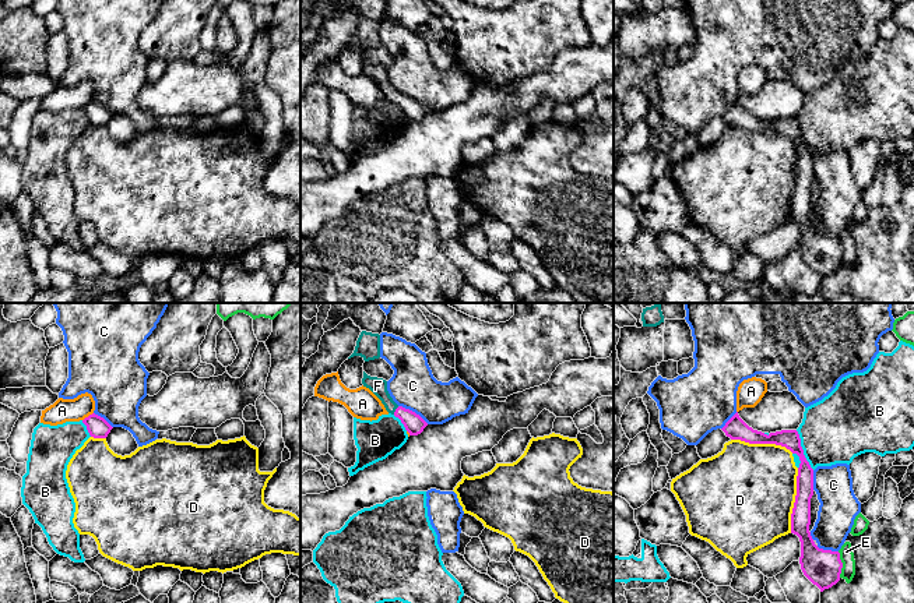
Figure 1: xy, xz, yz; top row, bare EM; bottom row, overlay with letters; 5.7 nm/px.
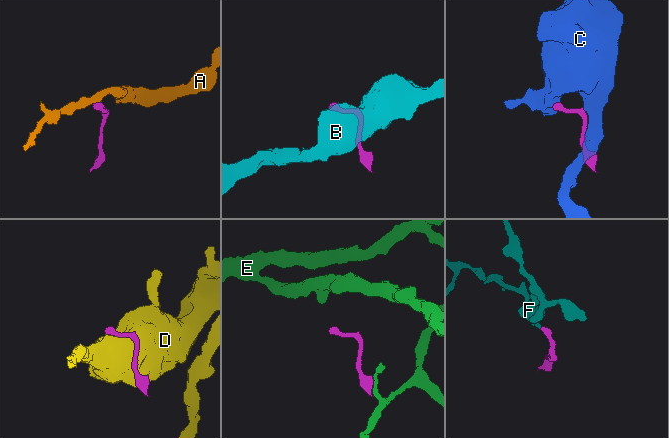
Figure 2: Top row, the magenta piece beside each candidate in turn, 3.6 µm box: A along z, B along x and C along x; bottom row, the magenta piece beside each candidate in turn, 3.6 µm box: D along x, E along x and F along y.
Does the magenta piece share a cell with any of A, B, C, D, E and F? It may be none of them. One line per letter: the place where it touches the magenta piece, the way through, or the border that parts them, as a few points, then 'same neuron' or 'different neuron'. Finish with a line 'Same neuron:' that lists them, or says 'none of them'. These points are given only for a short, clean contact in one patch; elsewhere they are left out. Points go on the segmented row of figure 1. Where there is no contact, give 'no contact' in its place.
A: contact xy (88, 416); border xy (92, 412), (83, 420); different neuron
B: contact yz (802, 450); different neuron
C: contact xz (414, 412); different neuron
D: contact yz (795, 500); different neuron
E: contact yz (842, 564); border yz (837, 552), (842, 560), (840, 577); different neuron
F: contact xz (396, 411); way xz (414, 423), (396, 411), (378, 385); same neuron
Same neuron: F

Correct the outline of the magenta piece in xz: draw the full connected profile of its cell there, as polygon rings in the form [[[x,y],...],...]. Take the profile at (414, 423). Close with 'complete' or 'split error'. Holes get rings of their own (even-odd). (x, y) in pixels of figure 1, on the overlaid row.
[[[363,371],[363,387],[369,388],[384,405],[386,410],[401,420],[409,436],[418,436],[423,431],[428,423],[415,412],[398,406],[387,391],[387,381],[377,377],[370,377]]]; split error

